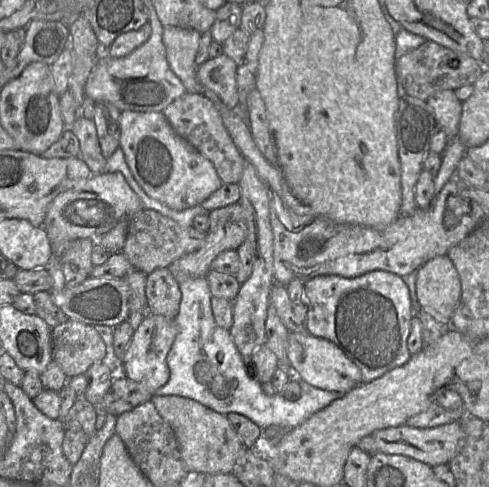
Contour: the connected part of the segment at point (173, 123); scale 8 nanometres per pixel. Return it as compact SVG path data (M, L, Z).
M186 92L170 103L162 114L177 135L213 163L223 184L239 183L247 160L234 144L218 110L210 99L200 93Z

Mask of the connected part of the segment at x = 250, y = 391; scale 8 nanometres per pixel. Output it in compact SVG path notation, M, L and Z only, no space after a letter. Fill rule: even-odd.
M207 276L185 280L180 283L180 289L182 297L175 319L178 333L166 359L170 377L154 395L190 398L225 416L230 413L241 414L262 430L271 426L293 429L345 395L316 388L300 379L301 396L296 401L289 401L282 394L266 395L261 384L247 369L246 361L240 355L230 332L215 322Z

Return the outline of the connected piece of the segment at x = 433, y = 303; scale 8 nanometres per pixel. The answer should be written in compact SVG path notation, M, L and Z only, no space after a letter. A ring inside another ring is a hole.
M447 255L437 256L417 270L416 296L423 311L449 323L461 297L459 274Z

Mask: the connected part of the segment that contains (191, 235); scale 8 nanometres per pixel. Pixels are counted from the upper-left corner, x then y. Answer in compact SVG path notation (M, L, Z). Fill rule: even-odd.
M144 207L130 217L122 254L137 271L148 276L154 270L167 268L177 259L199 250L204 243L205 236L206 233L200 233L193 227L183 227L171 218Z

